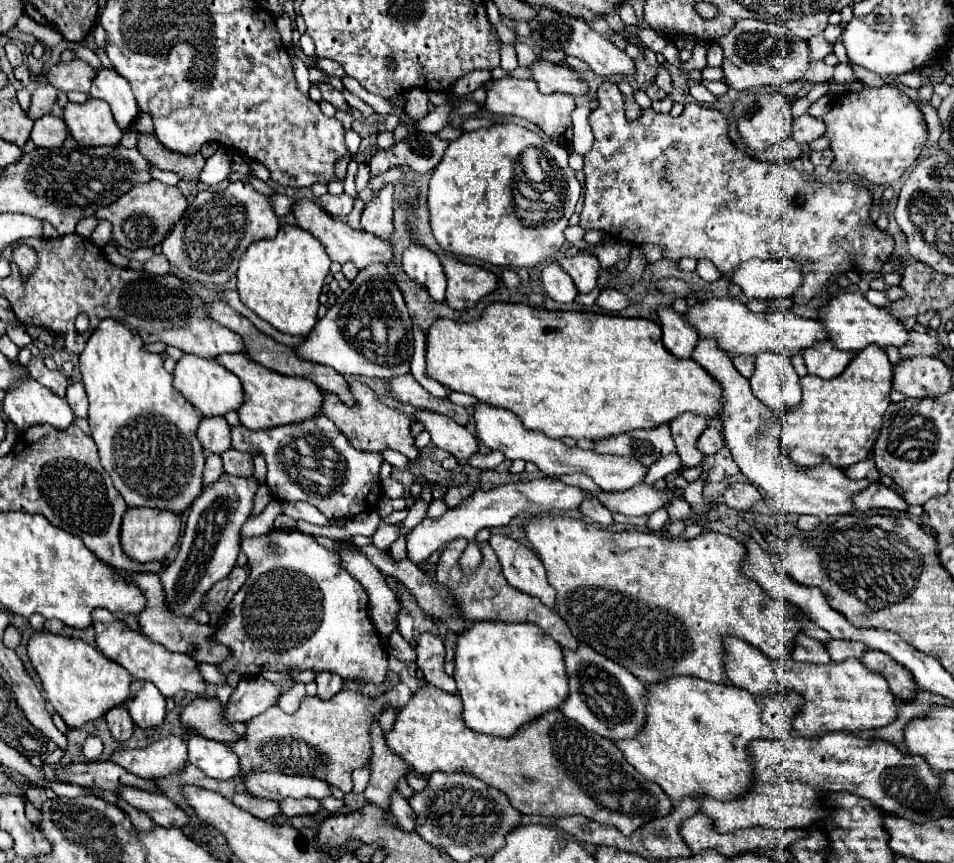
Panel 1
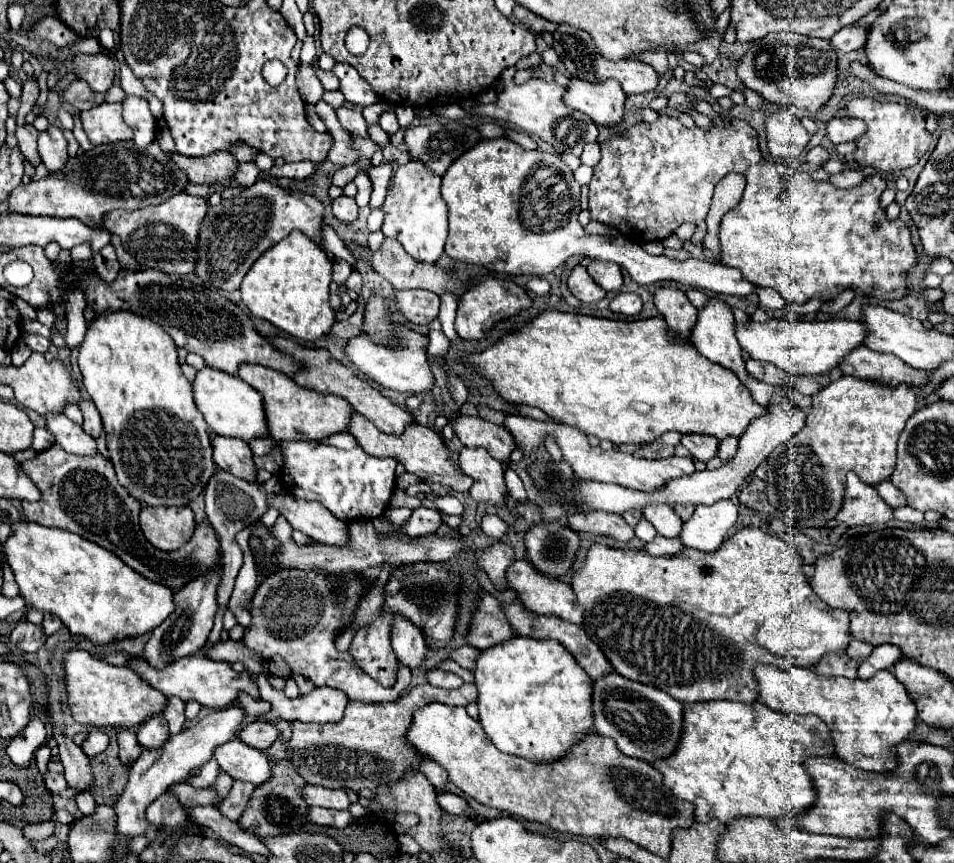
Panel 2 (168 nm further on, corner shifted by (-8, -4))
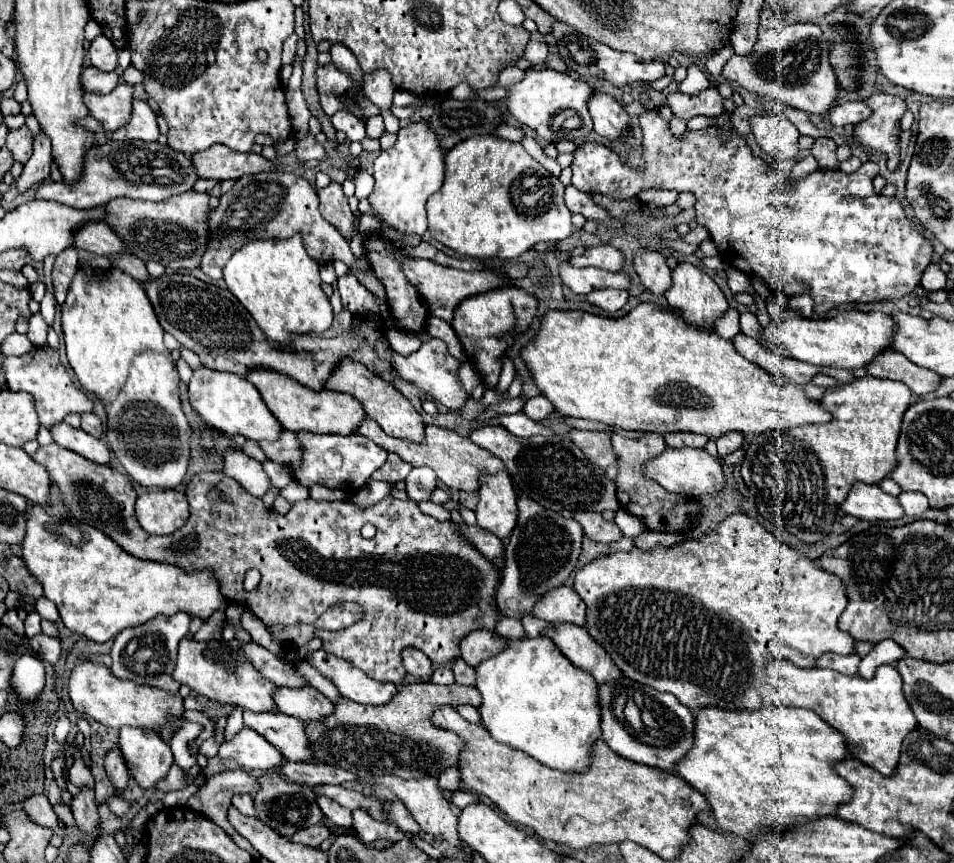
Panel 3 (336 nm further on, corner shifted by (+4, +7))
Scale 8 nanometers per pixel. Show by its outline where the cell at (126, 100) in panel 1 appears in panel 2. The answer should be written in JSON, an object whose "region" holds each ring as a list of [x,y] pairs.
{"region":[[[128,95],[124,105],[124,121],[134,129],[134,143],[146,147],[156,139],[156,119],[150,113],[148,101],[142,97]]]}

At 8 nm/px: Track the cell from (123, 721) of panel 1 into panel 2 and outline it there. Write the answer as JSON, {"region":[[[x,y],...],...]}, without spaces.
{"region":[[[118,729],[118,745],[120,745],[118,757],[122,765],[132,765],[142,753],[142,747],[136,743],[134,729]]]}

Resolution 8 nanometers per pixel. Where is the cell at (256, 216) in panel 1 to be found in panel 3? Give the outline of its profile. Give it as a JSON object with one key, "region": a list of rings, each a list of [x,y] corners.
{"region":[[[258,172],[238,178],[232,190],[220,196],[220,206],[216,210],[210,210],[208,228],[210,228],[210,244],[206,248],[206,254],[202,256],[200,270],[214,280],[222,278],[224,264],[230,260],[232,252],[236,252],[240,246],[252,240],[288,238],[292,236],[292,230],[302,234],[304,248],[316,262],[328,264],[334,260],[342,260],[348,264],[350,270],[354,268],[360,272],[372,270],[366,258],[357,262],[348,242],[330,222],[322,218],[318,210],[316,190],[302,176],[286,172]]]}

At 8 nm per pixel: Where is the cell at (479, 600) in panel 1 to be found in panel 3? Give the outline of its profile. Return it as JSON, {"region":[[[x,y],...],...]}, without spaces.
{"region":[[[570,622],[552,624],[552,628],[542,630],[544,636],[556,642],[560,652],[578,668],[590,672],[598,684],[620,678],[622,672],[616,668],[612,658],[604,652],[604,648],[594,642],[588,632]]]}

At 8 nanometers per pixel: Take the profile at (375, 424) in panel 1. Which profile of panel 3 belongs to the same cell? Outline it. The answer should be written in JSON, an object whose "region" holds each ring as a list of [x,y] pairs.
{"region":[[[366,418],[362,420],[362,426],[358,426],[358,434],[366,436],[368,440],[372,440],[374,444],[378,444],[380,448],[388,450],[388,452],[396,452],[404,462],[412,464],[412,466],[428,466],[436,472],[436,476],[448,486],[448,488],[456,488],[456,490],[478,490],[478,476],[482,472],[498,472],[504,468],[502,460],[498,460],[496,456],[492,456],[490,452],[482,450],[480,446],[476,446],[474,442],[470,442],[468,438],[456,434],[454,430],[448,428],[440,428],[440,426],[426,426],[426,436],[424,442],[408,442],[408,440],[398,440],[388,436],[384,430],[380,430],[380,426]]]}

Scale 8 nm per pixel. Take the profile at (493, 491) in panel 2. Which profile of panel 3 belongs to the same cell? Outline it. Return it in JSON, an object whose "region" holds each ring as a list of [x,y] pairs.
{"region":[[[506,470],[498,474],[482,474],[480,478],[480,502],[476,508],[478,526],[490,530],[500,540],[506,540],[516,526],[516,490]]]}

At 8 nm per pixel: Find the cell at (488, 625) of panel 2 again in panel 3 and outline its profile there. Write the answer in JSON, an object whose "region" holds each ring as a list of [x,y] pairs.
{"region":[[[500,616],[500,620],[494,626],[494,634],[498,634],[500,638],[522,638],[524,630],[518,618],[506,618]]]}

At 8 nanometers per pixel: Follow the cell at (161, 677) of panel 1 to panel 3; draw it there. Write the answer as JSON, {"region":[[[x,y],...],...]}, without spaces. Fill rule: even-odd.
{"region":[[[246,632],[236,634],[236,638],[230,640],[228,644],[196,642],[196,640],[184,638],[178,646],[174,680],[190,686],[190,690],[194,694],[206,696],[206,698],[216,700],[216,702],[242,706],[242,708],[252,710],[252,712],[272,712],[274,710],[272,692],[276,690],[276,686],[272,682],[268,682],[256,668],[252,668],[252,664],[248,664],[246,658],[242,656],[242,652],[238,650],[238,644],[248,642],[248,640],[250,640],[250,636]],[[216,656],[224,656],[224,660],[216,658]]]}

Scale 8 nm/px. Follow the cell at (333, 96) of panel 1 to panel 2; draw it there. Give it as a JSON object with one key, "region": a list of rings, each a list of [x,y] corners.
{"region":[[[340,107],[336,113],[338,113],[338,119],[340,119],[342,127],[346,131],[350,131],[354,137],[364,137],[364,139],[370,137],[368,135],[368,125],[366,125],[360,111],[354,111],[350,107]]]}

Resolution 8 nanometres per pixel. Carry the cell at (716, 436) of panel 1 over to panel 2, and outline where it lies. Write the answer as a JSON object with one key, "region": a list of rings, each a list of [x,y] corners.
{"region":[[[726,437],[724,441],[720,441],[718,457],[720,457],[722,461],[730,461],[730,459],[736,455],[736,449],[738,449],[738,439],[734,439],[734,437]]]}

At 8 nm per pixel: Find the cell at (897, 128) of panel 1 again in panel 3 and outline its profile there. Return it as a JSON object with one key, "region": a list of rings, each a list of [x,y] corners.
{"region":[[[876,92],[864,100],[872,114],[866,122],[854,126],[854,142],[878,150],[890,158],[900,156],[900,120],[906,112],[906,102],[898,96]]]}

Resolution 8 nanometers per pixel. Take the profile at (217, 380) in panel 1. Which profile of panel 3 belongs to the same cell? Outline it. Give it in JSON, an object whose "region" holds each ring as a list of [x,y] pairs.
{"region":[[[200,366],[192,372],[188,384],[188,396],[192,408],[202,416],[202,420],[224,434],[232,434],[232,436],[240,434],[246,436],[248,440],[258,442],[258,440],[276,440],[282,432],[282,426],[270,414],[254,384],[250,384],[246,378],[238,378],[238,374],[216,372],[206,366]]]}

